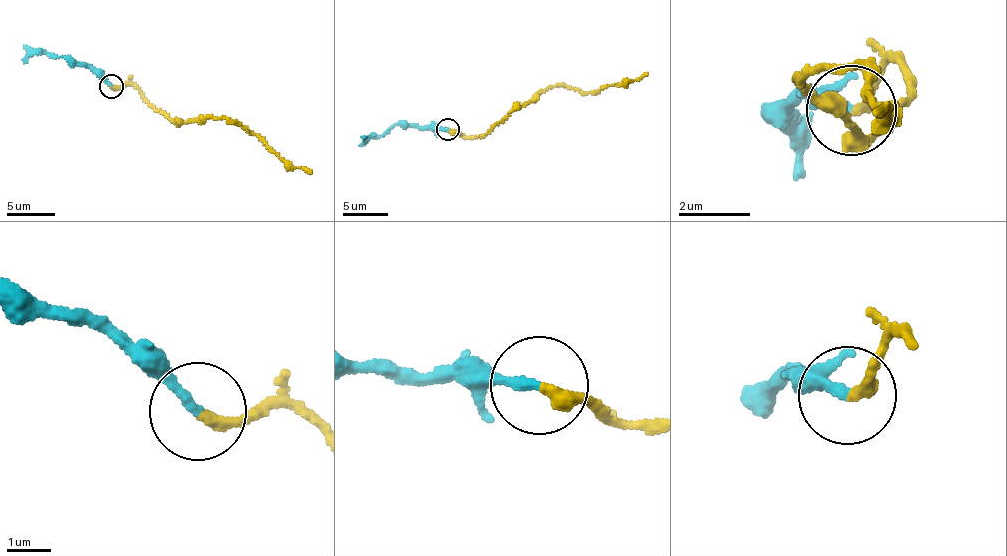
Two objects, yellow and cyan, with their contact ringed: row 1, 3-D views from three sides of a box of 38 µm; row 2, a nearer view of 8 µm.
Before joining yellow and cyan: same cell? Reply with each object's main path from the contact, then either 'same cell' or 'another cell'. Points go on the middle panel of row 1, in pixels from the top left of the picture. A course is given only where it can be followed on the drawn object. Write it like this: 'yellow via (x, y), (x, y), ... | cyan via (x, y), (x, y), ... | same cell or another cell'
yellow via (447, 130), (470, 137), (485, 134), (516, 108), (525, 106), (554, 86), (589, 92), (630, 83), (647, 73) | cyan via (447, 130), (396, 123), (381, 136), (370, 134), (364, 138) | another cell

